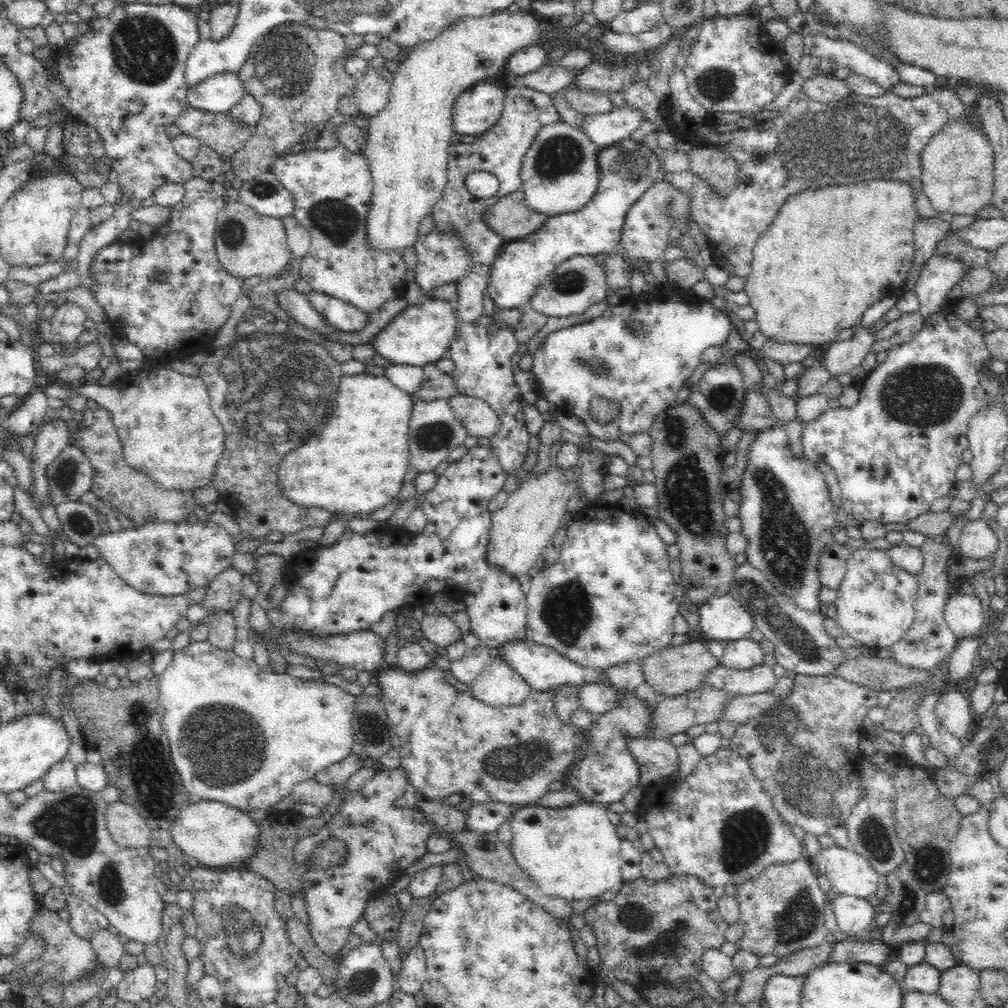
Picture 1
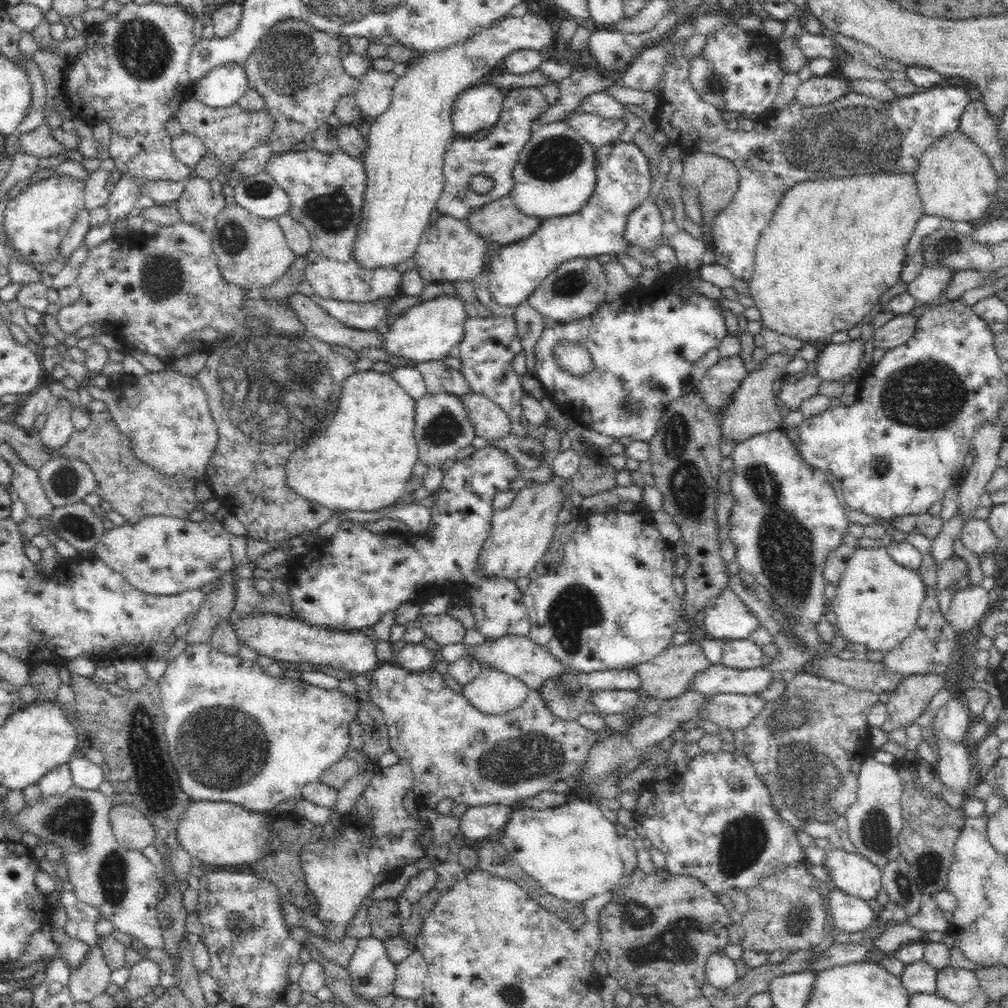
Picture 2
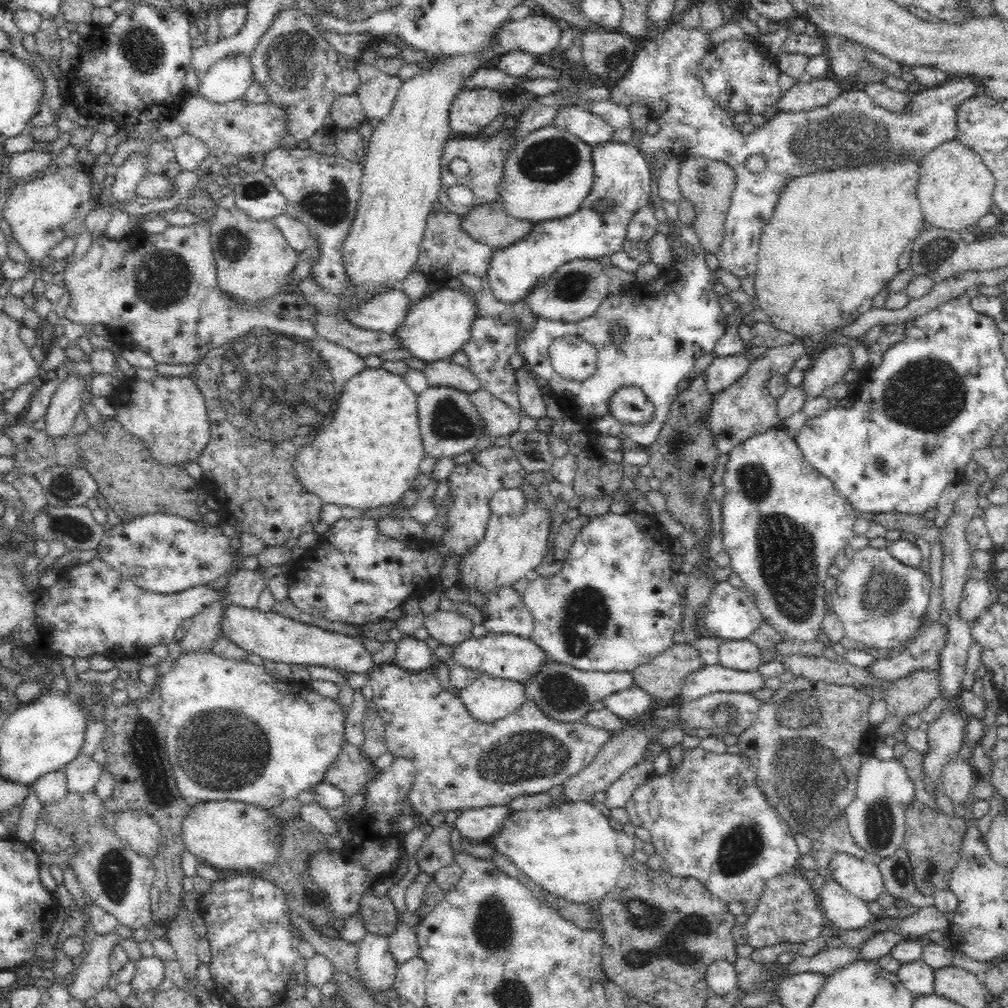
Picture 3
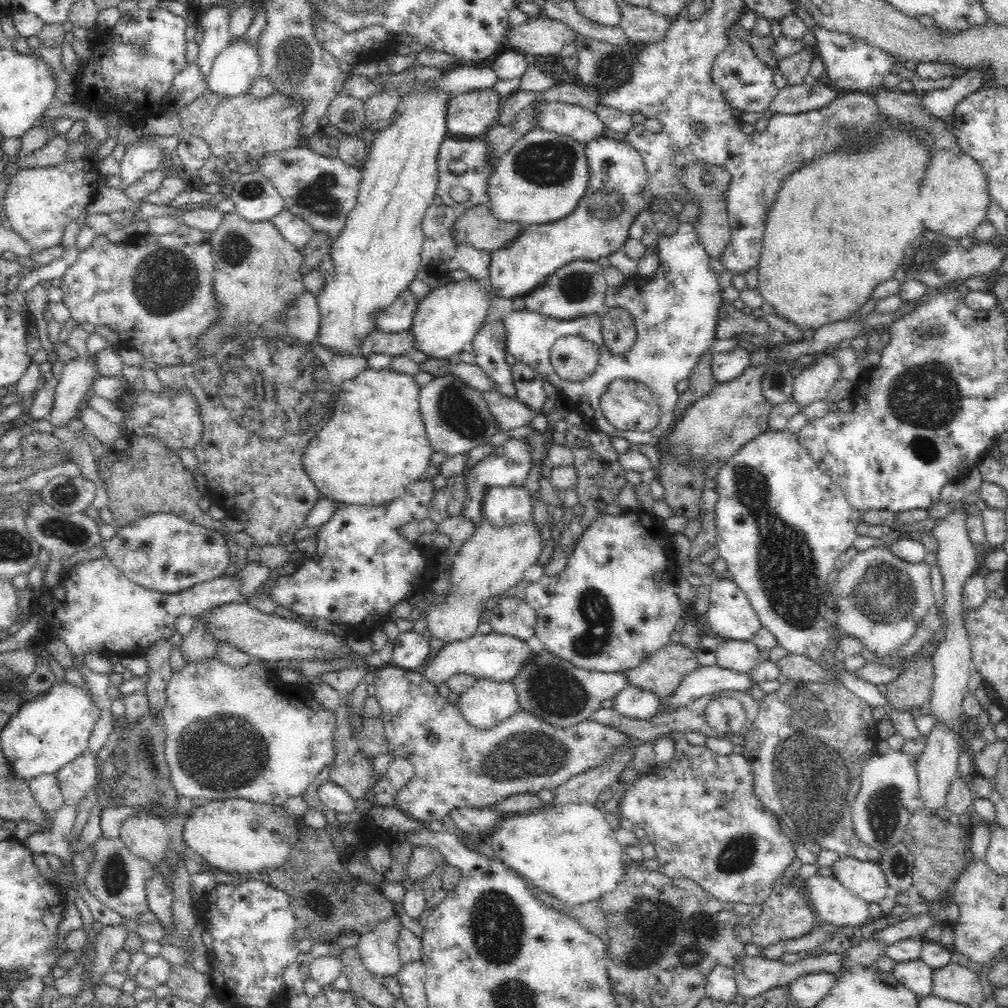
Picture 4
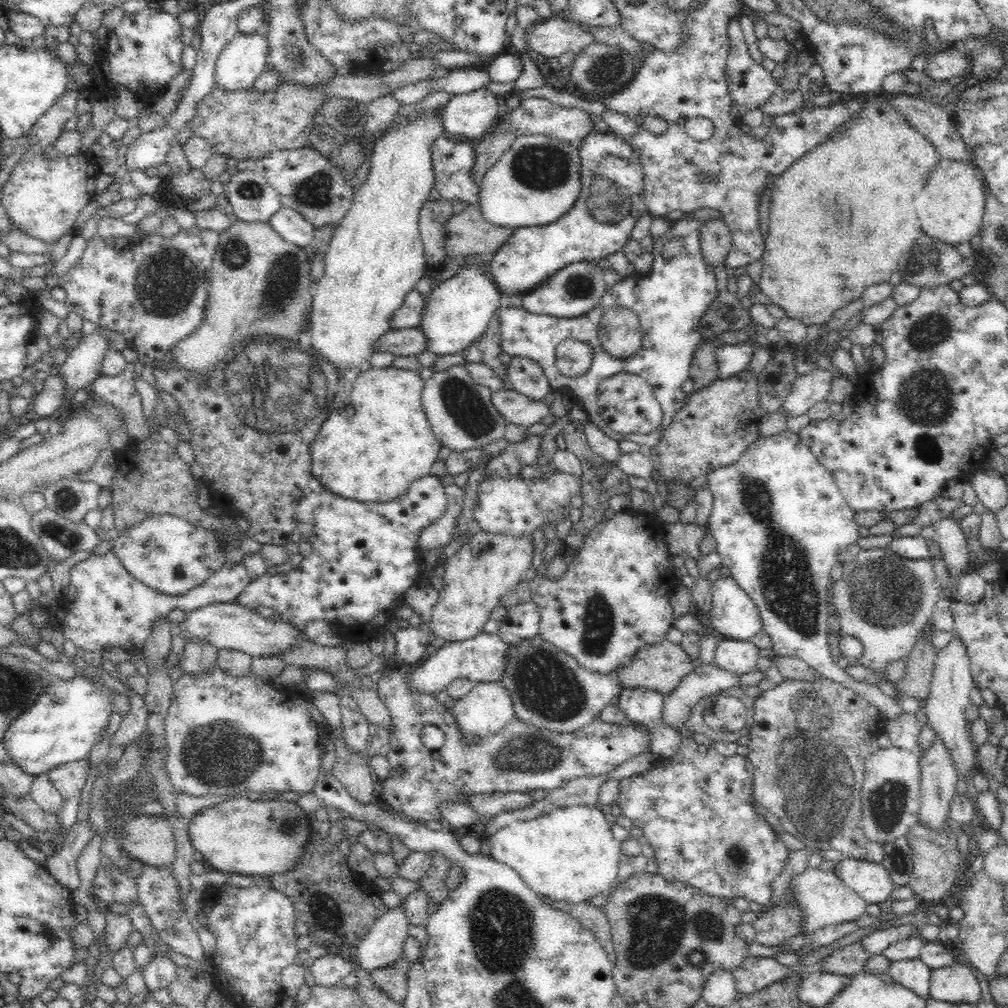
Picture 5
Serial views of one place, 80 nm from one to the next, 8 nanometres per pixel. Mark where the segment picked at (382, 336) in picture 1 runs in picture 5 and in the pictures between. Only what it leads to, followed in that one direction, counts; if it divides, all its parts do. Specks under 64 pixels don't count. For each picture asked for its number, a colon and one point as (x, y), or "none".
2: (428, 331)
3: (438, 326)
4: (446, 320)
5: (458, 311)

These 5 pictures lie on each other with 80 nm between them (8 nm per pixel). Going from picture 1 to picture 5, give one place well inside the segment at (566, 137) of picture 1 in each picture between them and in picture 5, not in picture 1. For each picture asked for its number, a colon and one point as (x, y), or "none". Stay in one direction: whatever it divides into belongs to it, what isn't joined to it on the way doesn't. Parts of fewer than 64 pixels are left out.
2: (554, 175)
3: (547, 175)
4: (541, 179)
5: (536, 181)

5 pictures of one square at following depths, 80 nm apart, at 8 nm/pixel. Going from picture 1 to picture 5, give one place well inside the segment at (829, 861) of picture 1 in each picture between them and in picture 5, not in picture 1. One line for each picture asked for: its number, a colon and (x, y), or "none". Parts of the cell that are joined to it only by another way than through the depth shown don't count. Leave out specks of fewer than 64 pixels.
2: (854, 874)
3: (861, 877)
4: (866, 879)
5: (871, 881)

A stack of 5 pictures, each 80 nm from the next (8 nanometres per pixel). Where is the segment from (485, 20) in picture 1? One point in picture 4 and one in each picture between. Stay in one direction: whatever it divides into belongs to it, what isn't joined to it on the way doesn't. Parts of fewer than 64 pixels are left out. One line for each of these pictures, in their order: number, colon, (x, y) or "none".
2: (403, 162)
3: (401, 178)
4: (377, 254)

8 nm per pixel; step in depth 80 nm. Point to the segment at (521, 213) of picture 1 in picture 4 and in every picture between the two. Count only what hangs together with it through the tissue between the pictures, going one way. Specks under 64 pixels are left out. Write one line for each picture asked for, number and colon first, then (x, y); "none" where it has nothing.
2: (500, 222)
3: (489, 224)
4: (477, 227)

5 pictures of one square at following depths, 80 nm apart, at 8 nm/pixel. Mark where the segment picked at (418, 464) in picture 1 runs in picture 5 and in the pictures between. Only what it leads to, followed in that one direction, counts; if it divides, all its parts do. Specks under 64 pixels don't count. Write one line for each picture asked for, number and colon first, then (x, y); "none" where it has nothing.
2: (442, 426)
3: (450, 424)
4: (457, 418)
5: (461, 414)

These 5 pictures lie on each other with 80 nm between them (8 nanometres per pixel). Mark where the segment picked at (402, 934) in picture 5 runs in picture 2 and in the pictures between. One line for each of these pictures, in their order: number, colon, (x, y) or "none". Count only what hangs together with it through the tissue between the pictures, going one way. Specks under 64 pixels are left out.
2: (373, 973)
3: (377, 965)
4: (378, 950)

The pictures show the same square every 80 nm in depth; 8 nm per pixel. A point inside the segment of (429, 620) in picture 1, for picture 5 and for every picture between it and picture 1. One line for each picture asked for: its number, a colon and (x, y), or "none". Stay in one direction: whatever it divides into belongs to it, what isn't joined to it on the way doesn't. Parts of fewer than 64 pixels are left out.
2: (443, 629)
3: (450, 628)
4: (493, 559)
5: (487, 568)

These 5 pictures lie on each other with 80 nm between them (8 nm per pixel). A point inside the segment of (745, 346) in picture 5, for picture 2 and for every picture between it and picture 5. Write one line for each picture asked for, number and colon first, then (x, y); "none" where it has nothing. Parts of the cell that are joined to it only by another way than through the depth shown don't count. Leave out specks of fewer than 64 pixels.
2: (719, 382)
3: (723, 371)
4: (725, 365)

